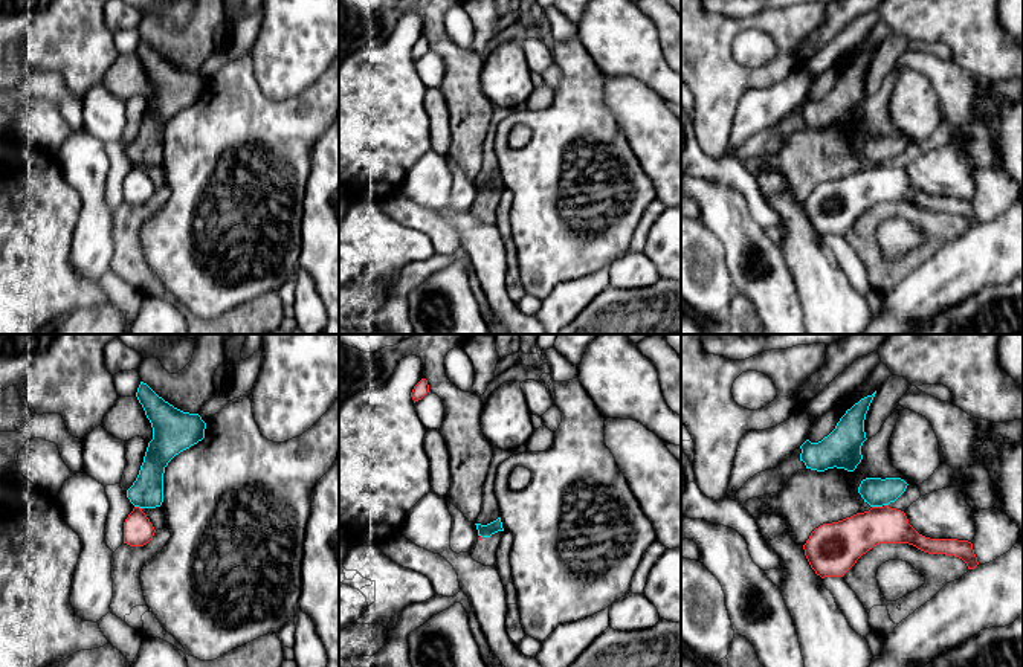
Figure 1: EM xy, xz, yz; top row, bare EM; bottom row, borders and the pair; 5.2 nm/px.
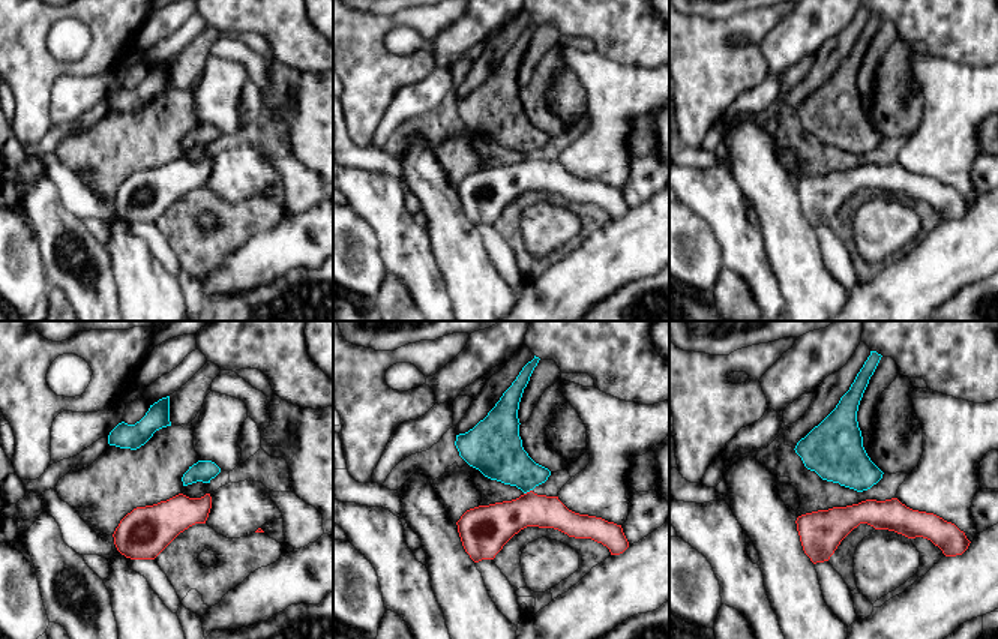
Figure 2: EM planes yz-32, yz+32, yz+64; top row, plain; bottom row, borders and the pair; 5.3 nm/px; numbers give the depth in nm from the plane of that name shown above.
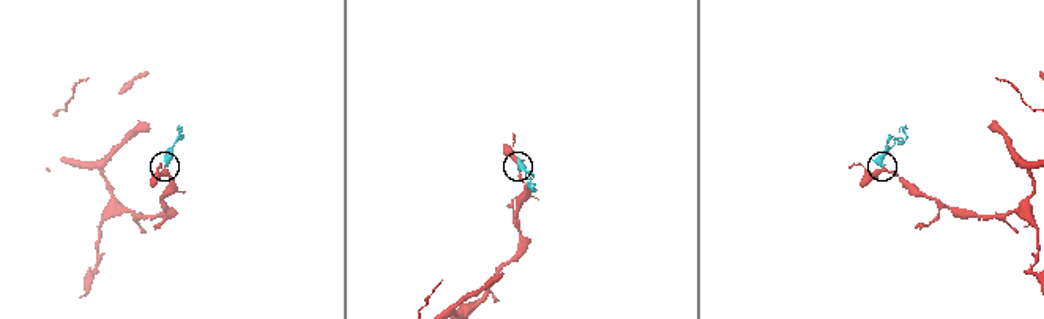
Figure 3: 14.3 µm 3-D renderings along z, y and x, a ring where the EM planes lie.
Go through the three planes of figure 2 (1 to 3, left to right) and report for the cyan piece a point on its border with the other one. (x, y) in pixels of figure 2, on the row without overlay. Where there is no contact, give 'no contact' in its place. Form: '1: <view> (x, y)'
1: no contact
2: yz+32 (527, 156)
3: no contact

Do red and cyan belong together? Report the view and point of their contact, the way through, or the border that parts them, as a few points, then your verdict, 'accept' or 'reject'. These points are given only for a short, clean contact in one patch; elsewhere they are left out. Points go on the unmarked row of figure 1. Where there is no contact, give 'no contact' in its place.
yz (877, 165) | along yz (872, 164), (881, 165) | reject

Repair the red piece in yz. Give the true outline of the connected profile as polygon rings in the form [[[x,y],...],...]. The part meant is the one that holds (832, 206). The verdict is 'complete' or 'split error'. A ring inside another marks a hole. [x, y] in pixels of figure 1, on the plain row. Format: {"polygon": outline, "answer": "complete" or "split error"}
{"polygon": [[[889,163],[872,165],[869,169],[857,171],[843,179],[820,183],[811,191],[803,208],[811,226],[825,237],[843,235],[863,212],[879,201],[908,201],[928,212],[954,214],[962,217],[968,227],[974,227],[979,223],[971,200],[925,195],[908,182],[904,169]]], "answer": "complete"}

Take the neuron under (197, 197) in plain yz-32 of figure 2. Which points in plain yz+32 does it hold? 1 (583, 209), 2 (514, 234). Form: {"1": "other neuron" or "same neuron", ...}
{"1": "same neuron", "2": "same neuron"}

